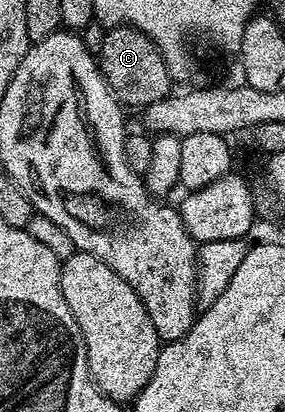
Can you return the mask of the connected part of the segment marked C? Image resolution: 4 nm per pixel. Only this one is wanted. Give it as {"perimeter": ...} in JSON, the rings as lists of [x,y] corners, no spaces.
{"perimeter":[[[127,26],[109,28],[97,61],[110,91],[118,98],[119,103],[127,108],[144,109],[150,103],[160,101],[171,94],[172,76],[166,67],[166,59],[158,51],[153,39],[140,33],[140,29]]]}

